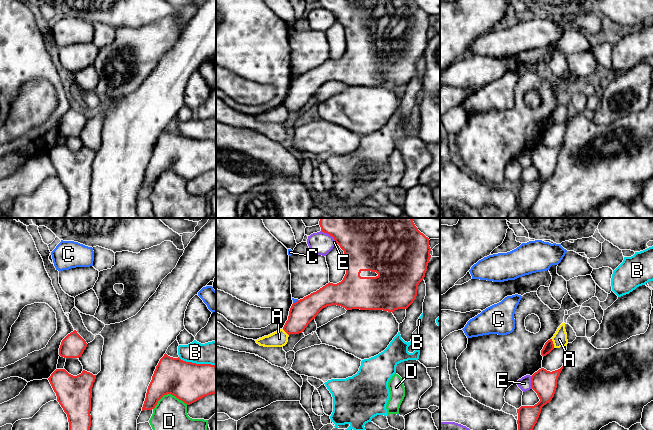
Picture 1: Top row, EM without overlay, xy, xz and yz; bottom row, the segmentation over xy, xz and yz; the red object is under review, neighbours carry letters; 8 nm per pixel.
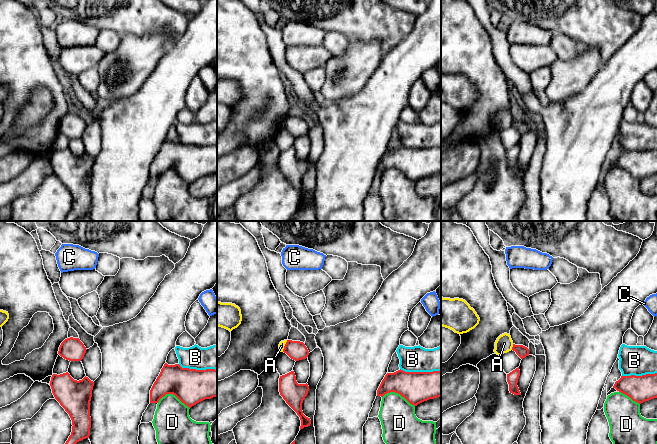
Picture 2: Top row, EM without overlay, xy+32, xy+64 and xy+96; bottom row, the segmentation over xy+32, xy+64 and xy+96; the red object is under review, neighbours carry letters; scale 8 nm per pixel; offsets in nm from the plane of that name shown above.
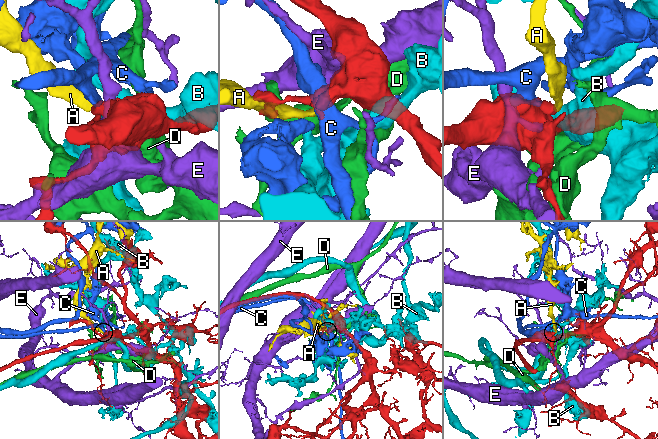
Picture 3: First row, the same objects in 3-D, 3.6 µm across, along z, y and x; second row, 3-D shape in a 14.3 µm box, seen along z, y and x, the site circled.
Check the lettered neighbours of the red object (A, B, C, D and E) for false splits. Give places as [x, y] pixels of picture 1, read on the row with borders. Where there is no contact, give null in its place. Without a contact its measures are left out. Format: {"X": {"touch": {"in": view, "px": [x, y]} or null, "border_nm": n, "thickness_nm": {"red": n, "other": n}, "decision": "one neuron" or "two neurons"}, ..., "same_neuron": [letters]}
{"A": {"touch": {"in": "yz", "px": [552, 343]}, "border_nm": 80, "thickness_nm": {"red": 80, "other": 120}, "decision": "two neurons"}, "B": {"touch": {"in": "xy", "px": [197, 364]}, "border_nm": 320, "thickness_nm": {"red": 320, "other": 190}, "decision": "two neurons"}, "C": {"touch": {"in": "xz", "px": [295, 302]}, "border_nm": 50, "thickness_nm": {"red": 200, "other": 30}, "decision": "two neurons"}, "D": {"touch": {"in": "xy", "px": [168, 393]}, "border_nm": 280, "thickness_nm": {"red": 320, "other": 260}, "decision": "two neurons"}, "E": {"touch": {"in": "xz", "px": [329, 234]}, "border_nm": 160, "thickness_nm": {"red": 480, "other": 190}, "decision": "two neurons"}, "same_neuron": []}

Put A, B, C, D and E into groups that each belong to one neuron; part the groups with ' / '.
A / B / C / D / E

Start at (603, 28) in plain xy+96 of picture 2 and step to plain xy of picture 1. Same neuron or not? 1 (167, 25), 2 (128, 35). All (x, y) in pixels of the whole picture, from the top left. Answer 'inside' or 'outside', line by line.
1: outside
2: outside

